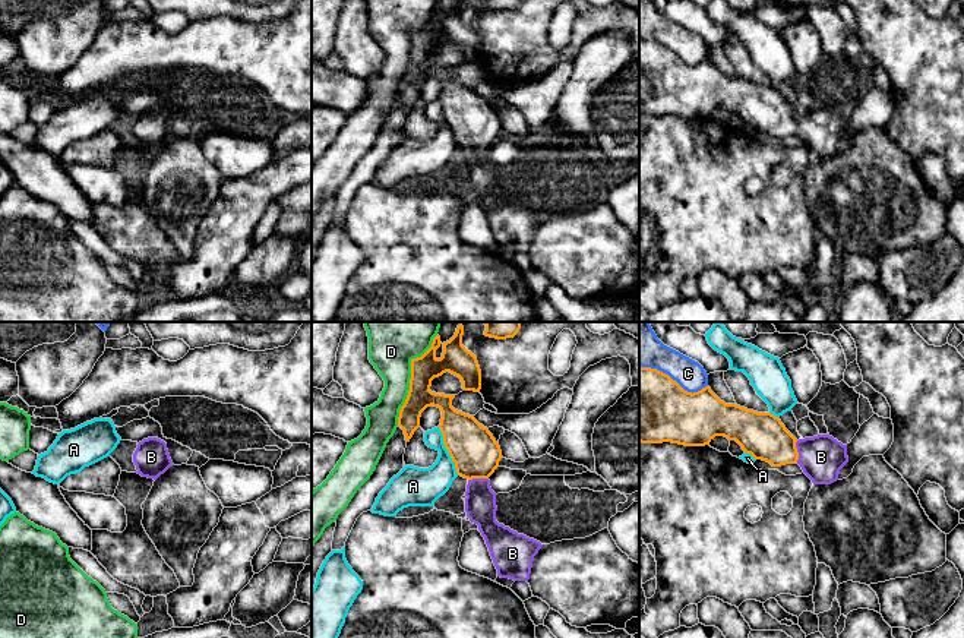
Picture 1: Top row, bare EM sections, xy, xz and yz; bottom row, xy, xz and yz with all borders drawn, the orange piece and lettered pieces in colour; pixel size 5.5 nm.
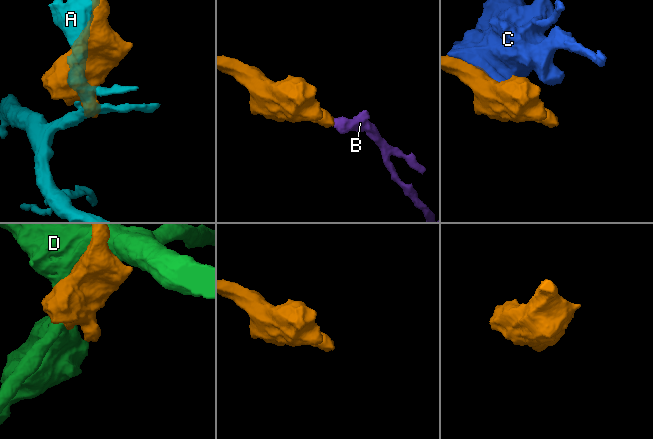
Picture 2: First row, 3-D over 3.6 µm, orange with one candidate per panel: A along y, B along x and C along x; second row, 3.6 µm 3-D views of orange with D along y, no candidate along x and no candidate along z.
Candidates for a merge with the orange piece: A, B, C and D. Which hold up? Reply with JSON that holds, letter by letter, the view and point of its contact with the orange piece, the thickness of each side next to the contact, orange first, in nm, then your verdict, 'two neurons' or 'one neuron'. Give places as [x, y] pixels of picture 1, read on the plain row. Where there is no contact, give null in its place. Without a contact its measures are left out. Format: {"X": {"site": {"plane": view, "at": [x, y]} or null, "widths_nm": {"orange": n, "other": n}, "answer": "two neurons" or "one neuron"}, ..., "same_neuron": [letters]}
{"A": {"site": {"plane": "xz", "at": [448, 123]}, "widths_nm": {"orange": 260, "other": 200}, "answer": "two neurons"}, "B": {"site": {"plane": "yz", "at": [796, 123]}, "widths_nm": {"orange": 260, "other": 240}, "answer": "one neuron"}, "C": {"site": {"plane": "yz", "at": [672, 51]}, "widths_nm": {"orange": 420, "other": 200}, "answer": "two neurons"}, "D": {"site": {"plane": "xz", "at": [411, 50]}, "widths_nm": {"orange": 150, "other": 260}, "answer": "two neurons"}, "same_neuron": ["B"]}

